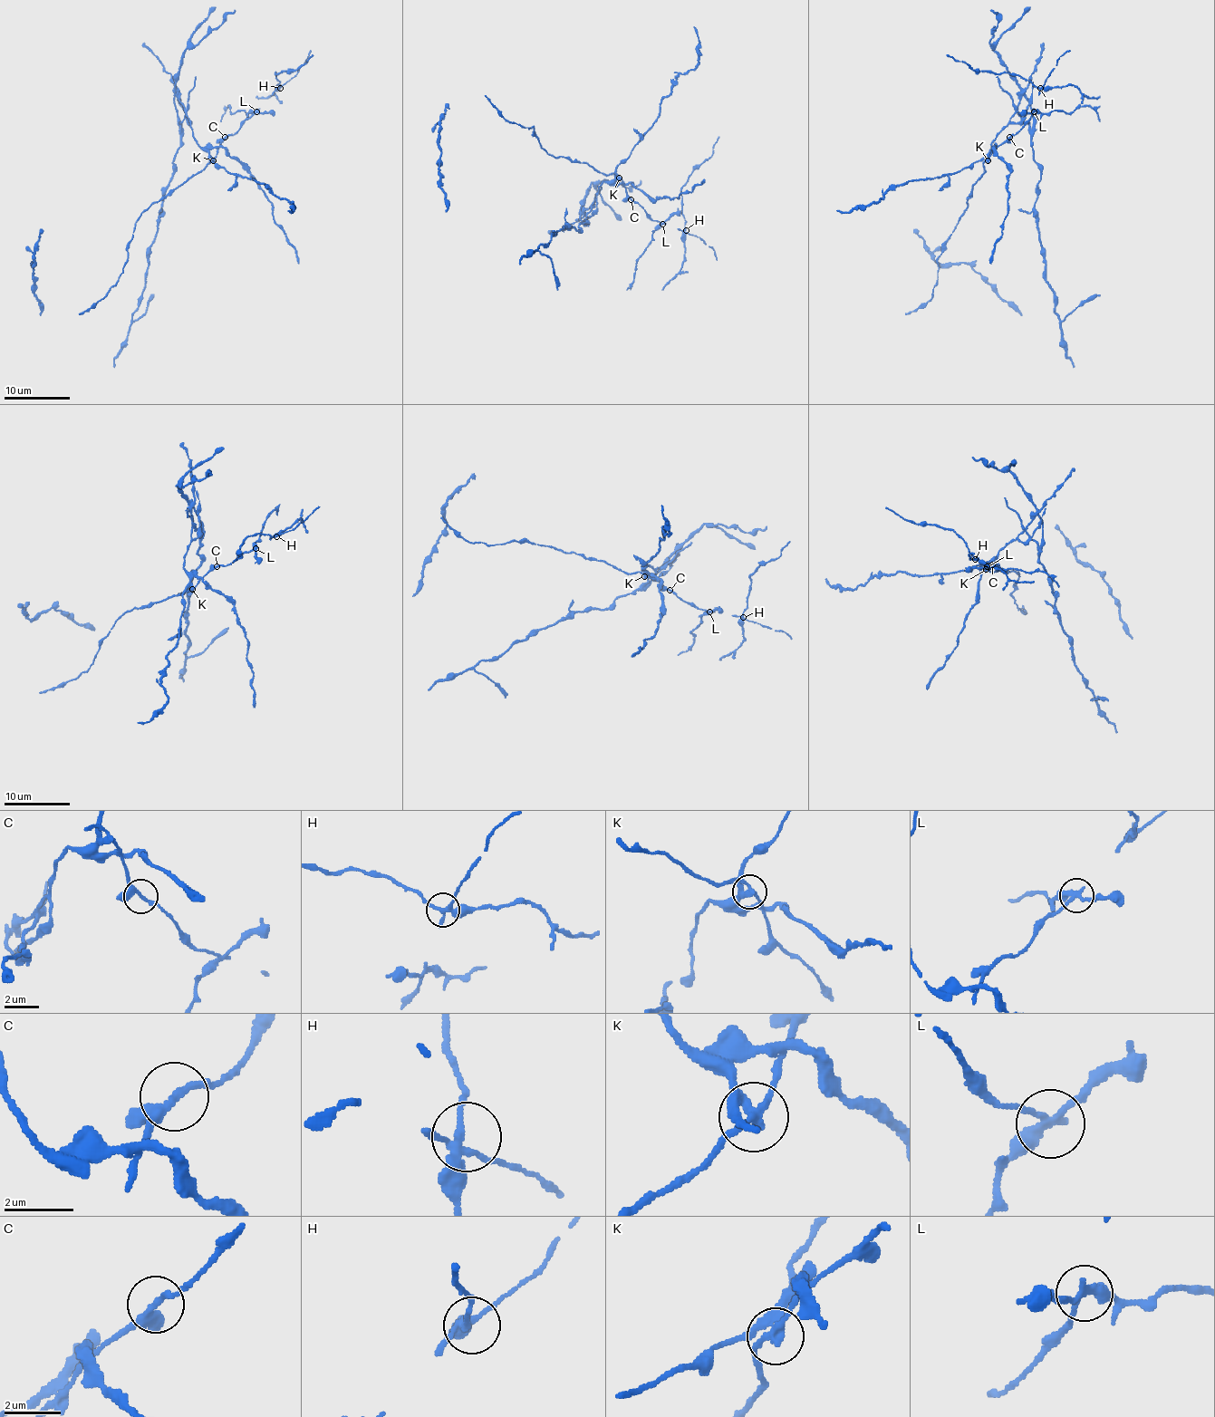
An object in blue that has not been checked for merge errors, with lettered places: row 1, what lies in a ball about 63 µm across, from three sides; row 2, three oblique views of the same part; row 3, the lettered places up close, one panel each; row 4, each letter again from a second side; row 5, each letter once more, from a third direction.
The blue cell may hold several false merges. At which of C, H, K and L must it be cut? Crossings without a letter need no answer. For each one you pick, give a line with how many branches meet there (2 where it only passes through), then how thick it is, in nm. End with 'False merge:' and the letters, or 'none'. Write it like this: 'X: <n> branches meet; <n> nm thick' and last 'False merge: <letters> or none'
K: 4 branches meet; 240 nm thick
L: 3 branches meet; 260 nm thick
False merge: K, L

